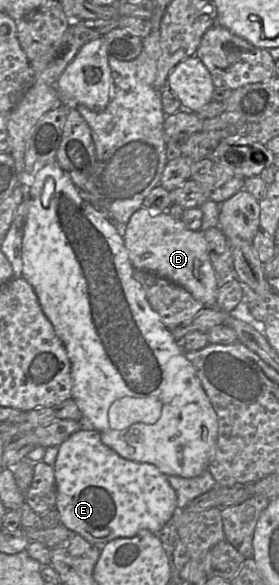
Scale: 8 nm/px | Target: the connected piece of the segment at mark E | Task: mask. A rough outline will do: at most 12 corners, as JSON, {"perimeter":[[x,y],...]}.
{"perimeter":[[95,429],[59,445],[61,523],[102,547],[157,534],[177,495]]}

